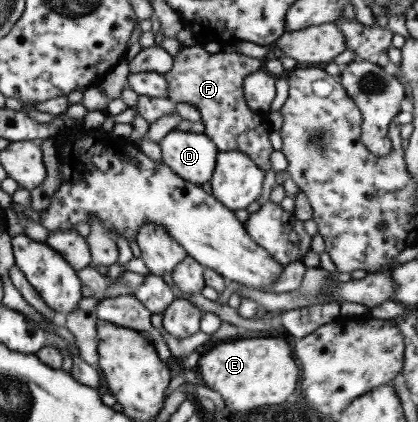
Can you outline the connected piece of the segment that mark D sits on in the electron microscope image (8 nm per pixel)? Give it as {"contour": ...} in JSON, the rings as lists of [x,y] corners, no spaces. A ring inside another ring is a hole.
{"contour":[[[174,128],[157,144],[162,162],[178,177],[196,185],[210,179],[218,150],[203,133]]]}

